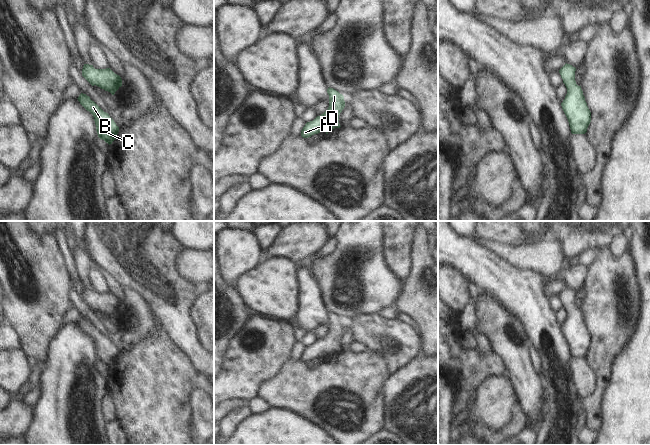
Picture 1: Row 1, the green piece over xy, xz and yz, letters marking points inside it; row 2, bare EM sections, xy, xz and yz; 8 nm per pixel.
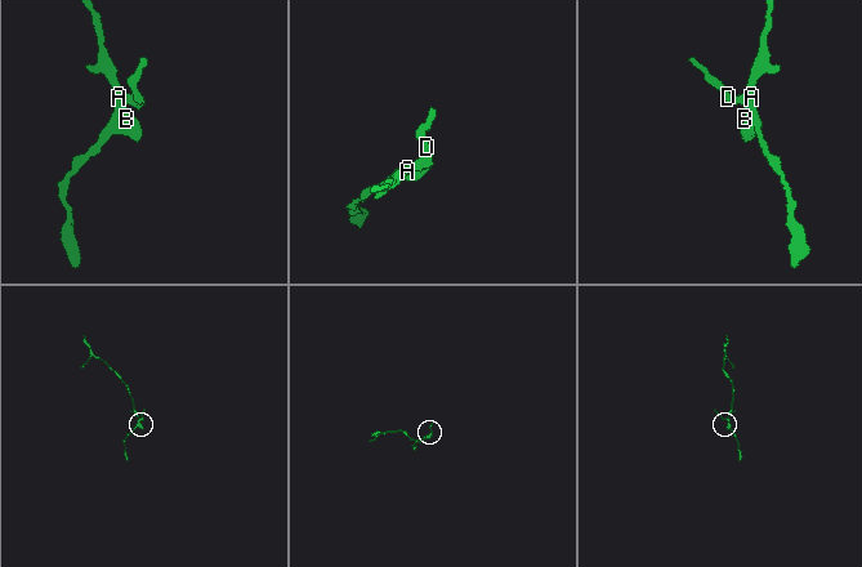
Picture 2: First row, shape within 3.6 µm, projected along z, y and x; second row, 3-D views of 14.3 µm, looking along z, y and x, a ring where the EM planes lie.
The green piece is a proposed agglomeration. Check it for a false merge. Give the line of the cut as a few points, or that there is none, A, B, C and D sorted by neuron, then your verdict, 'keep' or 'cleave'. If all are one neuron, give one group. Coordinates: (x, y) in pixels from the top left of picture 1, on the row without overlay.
no cut | A B C D | keep

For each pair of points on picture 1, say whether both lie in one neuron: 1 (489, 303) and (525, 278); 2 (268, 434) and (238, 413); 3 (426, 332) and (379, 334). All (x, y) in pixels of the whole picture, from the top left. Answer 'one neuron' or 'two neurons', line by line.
1: two neurons
2: two neurons
3: two neurons

